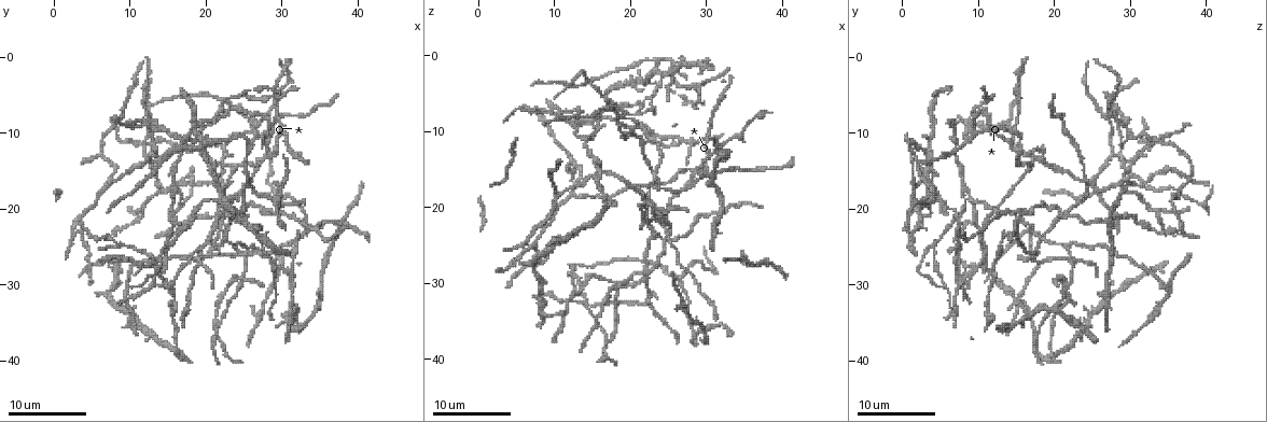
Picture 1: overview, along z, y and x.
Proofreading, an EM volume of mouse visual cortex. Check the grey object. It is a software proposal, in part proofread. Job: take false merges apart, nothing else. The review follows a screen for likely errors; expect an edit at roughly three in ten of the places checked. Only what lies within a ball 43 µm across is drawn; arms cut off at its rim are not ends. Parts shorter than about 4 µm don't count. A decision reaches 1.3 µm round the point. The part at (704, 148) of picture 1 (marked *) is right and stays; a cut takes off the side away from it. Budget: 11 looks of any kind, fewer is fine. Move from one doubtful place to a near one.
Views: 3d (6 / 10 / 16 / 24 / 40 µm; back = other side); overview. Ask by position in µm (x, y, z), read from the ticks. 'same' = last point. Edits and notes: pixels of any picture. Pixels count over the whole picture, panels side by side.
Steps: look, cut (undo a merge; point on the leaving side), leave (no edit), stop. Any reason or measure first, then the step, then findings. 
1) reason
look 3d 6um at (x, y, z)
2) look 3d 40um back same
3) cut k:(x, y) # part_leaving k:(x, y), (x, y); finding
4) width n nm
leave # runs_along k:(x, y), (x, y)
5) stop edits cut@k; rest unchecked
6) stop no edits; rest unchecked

branch point
look 3d 10um at (22.0, 21.0, 12.0)

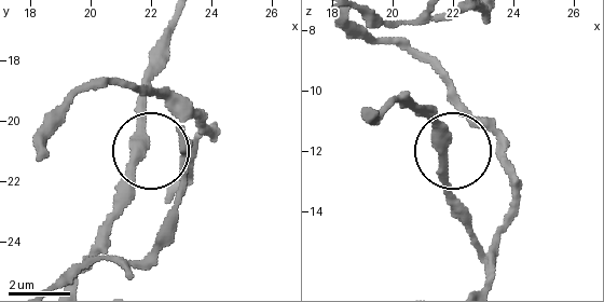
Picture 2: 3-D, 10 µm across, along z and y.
arms 3
leave # runs_along 2:(481, 256), (445, 191), (442, 132), (416, 104); continuous, no second neuron

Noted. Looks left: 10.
two arms in line, one across
look 3d 10um at (24.5, 30.5, 21.5)

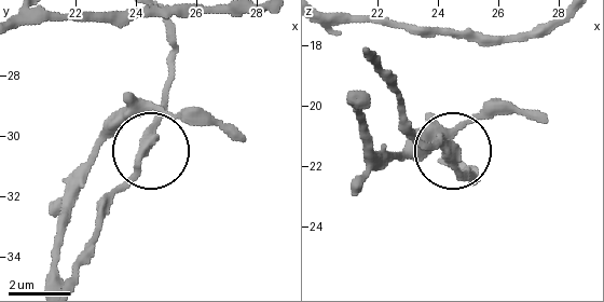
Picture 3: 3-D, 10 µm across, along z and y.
look 3d 6um at (24.4, 30.2, 21.5)

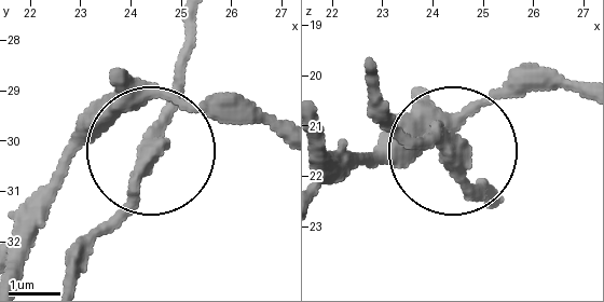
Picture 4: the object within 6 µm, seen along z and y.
arms 3
leave # all the same neuron

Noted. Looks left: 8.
branch point
look 3d 16um at (10.5, 27.0, 18.5)

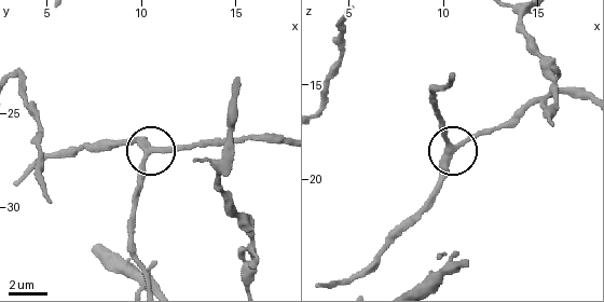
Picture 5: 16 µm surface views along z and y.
side_arm 12 um
leave # continuous, no second neuron

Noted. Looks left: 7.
three-way junction
look 3d 10um at (26.5, 9.0, 29.5)

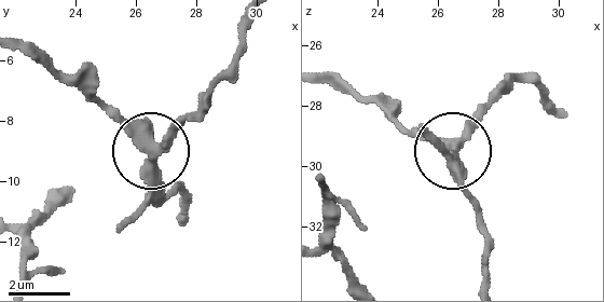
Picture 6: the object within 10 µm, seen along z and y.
leave # runs_along 6:(325, 76), (454, 148), (508, 85); continuous, no second neuron

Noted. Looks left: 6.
branch point
look 3d 10um at (7.0, 16.0, 25.5)

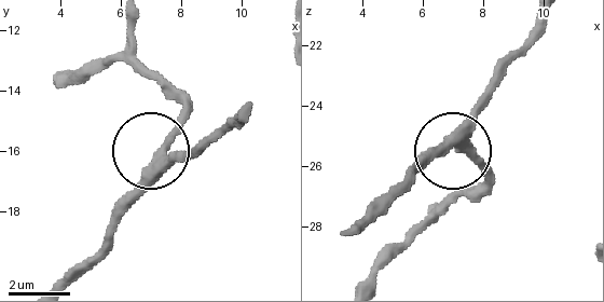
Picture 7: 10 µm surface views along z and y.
width 330 nm
leave # one neuron here

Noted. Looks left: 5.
a fork
look 3d 16um at (26.0, 16.5, 3.5)

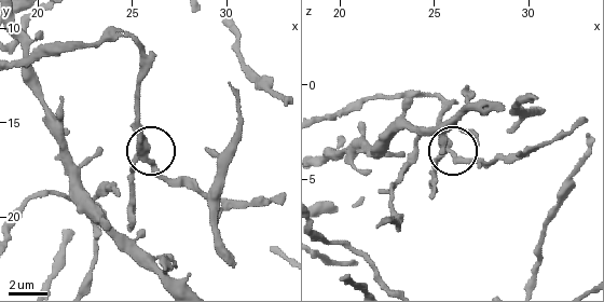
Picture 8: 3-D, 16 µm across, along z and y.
width 330 nm
leave # all the same neuron

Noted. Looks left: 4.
stop no edits; rest unchecked

